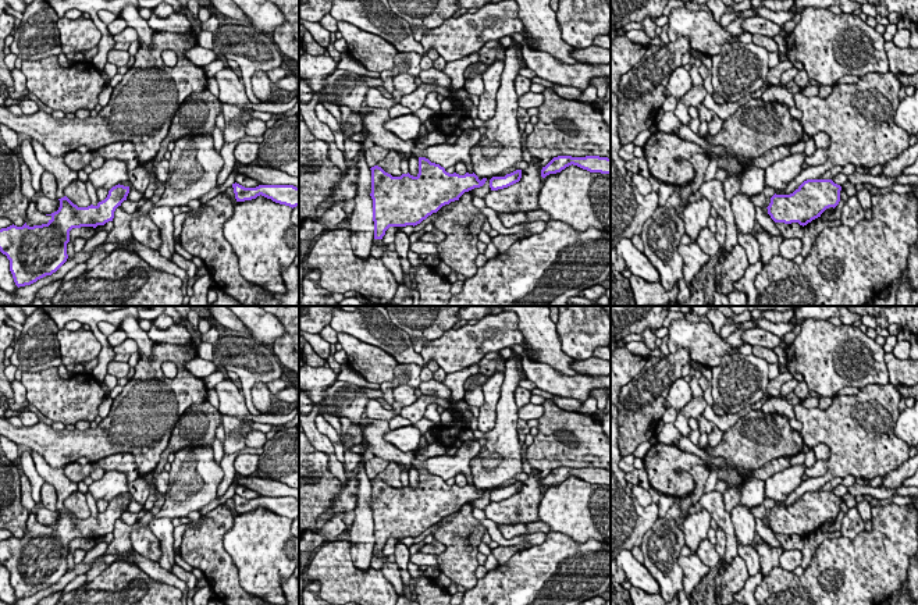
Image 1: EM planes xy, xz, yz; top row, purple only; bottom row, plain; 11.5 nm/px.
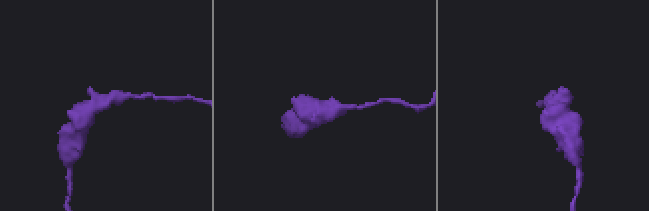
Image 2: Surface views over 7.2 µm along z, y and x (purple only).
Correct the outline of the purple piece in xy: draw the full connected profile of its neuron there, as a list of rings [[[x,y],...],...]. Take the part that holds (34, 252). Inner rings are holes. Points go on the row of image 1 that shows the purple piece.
[[[115,185],[108,191],[104,200],[96,206],[78,207],[67,196],[58,199],[60,207],[51,214],[42,214],[36,209],[35,199],[29,200],[26,210],[26,223],[22,227],[10,225],[0,229],[0,252],[10,260],[10,271],[15,285],[25,287],[38,280],[56,273],[68,259],[67,243],[72,228],[104,225],[113,221],[114,211],[129,193],[129,186]]]

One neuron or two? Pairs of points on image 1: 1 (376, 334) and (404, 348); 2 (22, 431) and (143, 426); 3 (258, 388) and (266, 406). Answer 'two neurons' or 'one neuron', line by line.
1: one neuron
2: one neuron
3: one neuron

